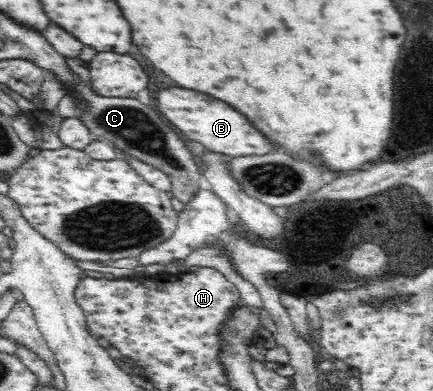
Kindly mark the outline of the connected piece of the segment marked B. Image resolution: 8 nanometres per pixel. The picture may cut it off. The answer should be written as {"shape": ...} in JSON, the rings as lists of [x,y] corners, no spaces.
{"shape":[[[165,89],[159,91],[159,109],[161,115],[169,120],[171,125],[181,129],[187,137],[201,141],[206,151],[217,152],[231,157],[245,157],[245,155],[267,155],[277,150],[277,145],[269,145],[253,125],[249,125],[249,119],[243,113],[237,113],[231,105],[225,105],[225,101],[217,101],[215,97],[189,91],[189,89]]]}

